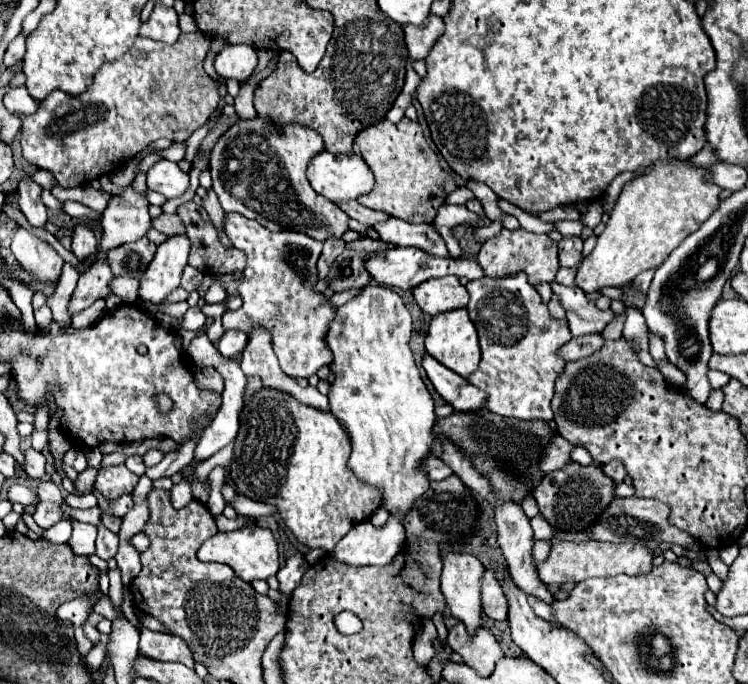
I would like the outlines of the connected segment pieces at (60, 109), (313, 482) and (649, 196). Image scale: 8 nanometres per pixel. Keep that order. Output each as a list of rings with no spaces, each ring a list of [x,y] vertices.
[[[181,33],[177,43],[165,45],[145,37],[137,37],[133,47],[115,61],[105,63],[93,85],[77,95],[63,95],[63,91],[53,91],[45,101],[39,103],[35,115],[21,117],[21,147],[23,157],[35,163],[41,169],[47,169],[55,175],[55,181],[61,187],[81,187],[87,181],[99,179],[135,157],[143,147],[165,137],[171,141],[187,141],[187,137],[207,123],[209,115],[219,105],[217,83],[203,71],[205,55],[211,47],[211,39],[203,33]]]
[[[261,389],[241,411],[241,427],[235,439],[235,455],[231,461],[231,481],[241,495],[253,501],[275,505],[277,513],[301,545],[331,553],[353,525],[367,521],[373,511],[381,507],[379,491],[375,491],[375,487],[369,483],[355,479],[355,473],[347,467],[349,455],[351,441],[333,413],[323,413],[301,405],[283,391]]]
[[[659,163],[659,167],[649,167],[647,171],[639,173],[635,179],[623,185],[623,191],[609,215],[605,231],[597,237],[597,245],[589,257],[585,257],[577,271],[577,285],[585,293],[599,293],[601,287],[621,287],[629,283],[629,279],[637,277],[639,273],[659,267],[669,253],[683,243],[687,235],[697,231],[697,227],[711,217],[711,213],[719,207],[719,193],[721,187],[715,183],[707,183],[703,179],[707,175],[707,167],[695,167],[687,163]]]

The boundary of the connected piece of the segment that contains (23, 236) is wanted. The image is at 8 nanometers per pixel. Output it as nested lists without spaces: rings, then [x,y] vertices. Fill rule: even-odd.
[[[21,225],[13,237],[11,251],[15,259],[23,265],[23,269],[33,273],[39,281],[53,283],[61,277],[63,259],[59,257],[59,253],[47,241],[29,233]]]

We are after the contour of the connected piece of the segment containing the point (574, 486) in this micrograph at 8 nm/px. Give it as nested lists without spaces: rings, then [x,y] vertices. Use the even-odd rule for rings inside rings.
[[[569,461],[563,469],[545,475],[533,491],[533,497],[539,505],[541,515],[559,531],[587,531],[609,507],[611,499],[615,499],[615,485],[617,483],[611,477],[603,475],[599,465],[583,467],[575,461]]]

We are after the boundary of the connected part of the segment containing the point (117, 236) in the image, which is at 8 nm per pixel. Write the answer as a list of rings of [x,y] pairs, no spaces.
[[[127,187],[121,197],[113,197],[101,215],[103,239],[99,241],[95,255],[91,255],[91,259],[81,261],[77,269],[93,265],[101,257],[101,253],[105,257],[107,251],[145,237],[151,227],[147,209],[149,203],[145,195],[135,193],[131,187]]]

